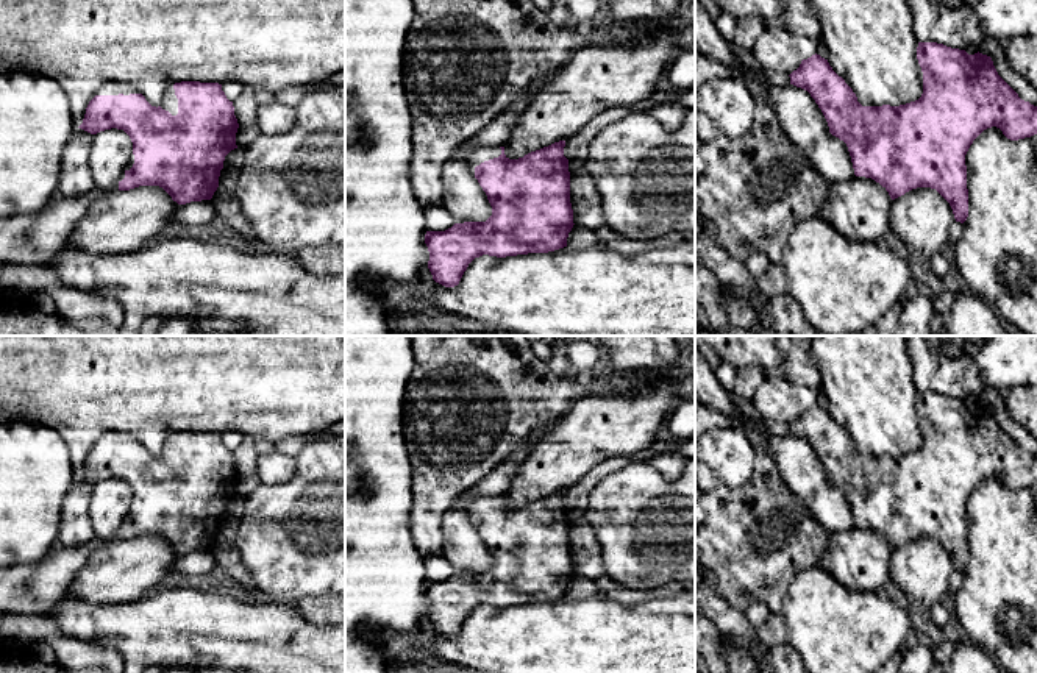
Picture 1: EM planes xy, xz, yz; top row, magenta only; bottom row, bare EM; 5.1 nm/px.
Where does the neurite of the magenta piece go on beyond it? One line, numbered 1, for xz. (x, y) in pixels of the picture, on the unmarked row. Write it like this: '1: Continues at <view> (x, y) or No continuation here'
1: Continues at xz (472, 505)

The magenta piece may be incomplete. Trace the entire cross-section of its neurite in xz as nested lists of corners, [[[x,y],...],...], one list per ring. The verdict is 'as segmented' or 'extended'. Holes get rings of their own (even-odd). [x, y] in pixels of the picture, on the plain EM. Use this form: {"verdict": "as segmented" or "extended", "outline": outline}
{"verdict": "extended", "outline": [[[559,490],[518,509],[509,509],[504,497],[469,497],[453,503],[470,514],[478,514],[475,528],[487,545],[492,565],[486,572],[464,572],[445,581],[426,581],[428,618],[436,632],[445,637],[458,636],[469,614],[483,604],[506,607],[548,603],[567,596],[568,582],[575,573],[568,509],[564,506],[564,497],[565,490]]]}

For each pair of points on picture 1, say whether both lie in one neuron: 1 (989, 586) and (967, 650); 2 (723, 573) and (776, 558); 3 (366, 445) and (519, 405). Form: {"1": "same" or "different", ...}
{"1": "different", "2": "same", "3": "different"}

